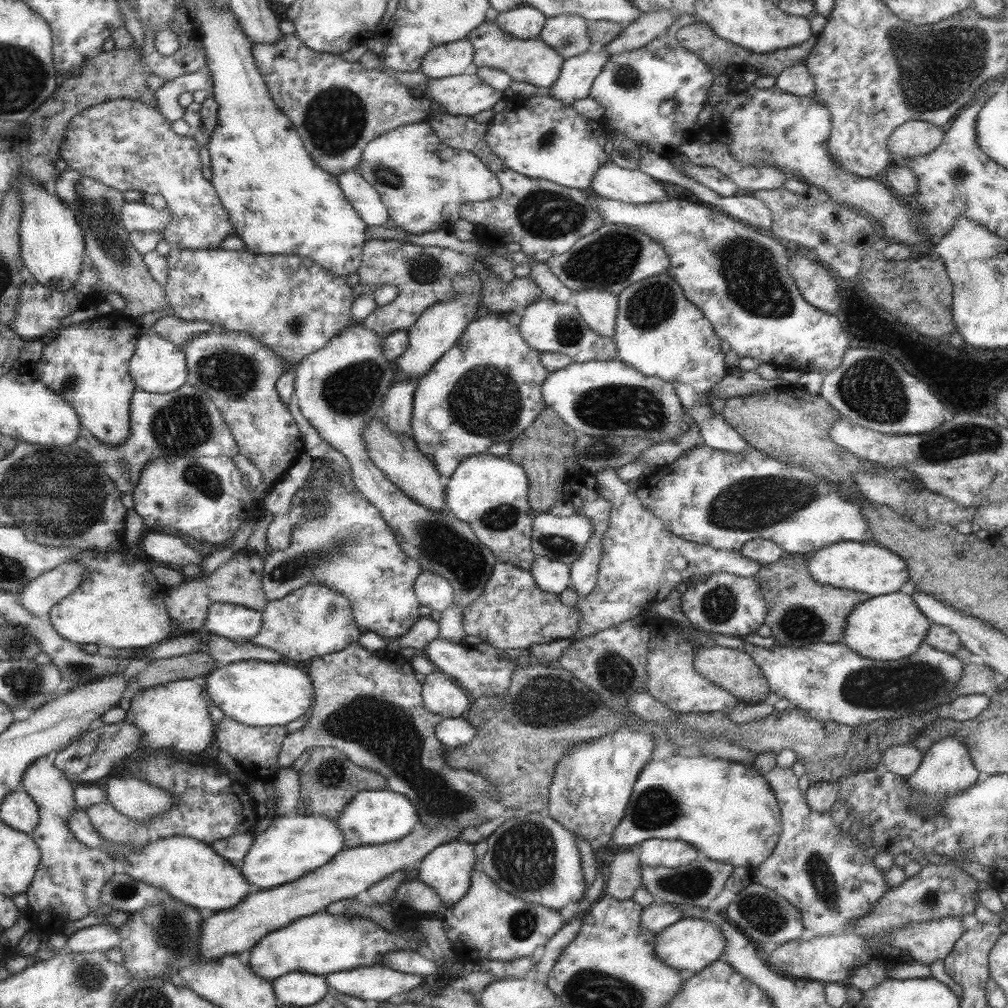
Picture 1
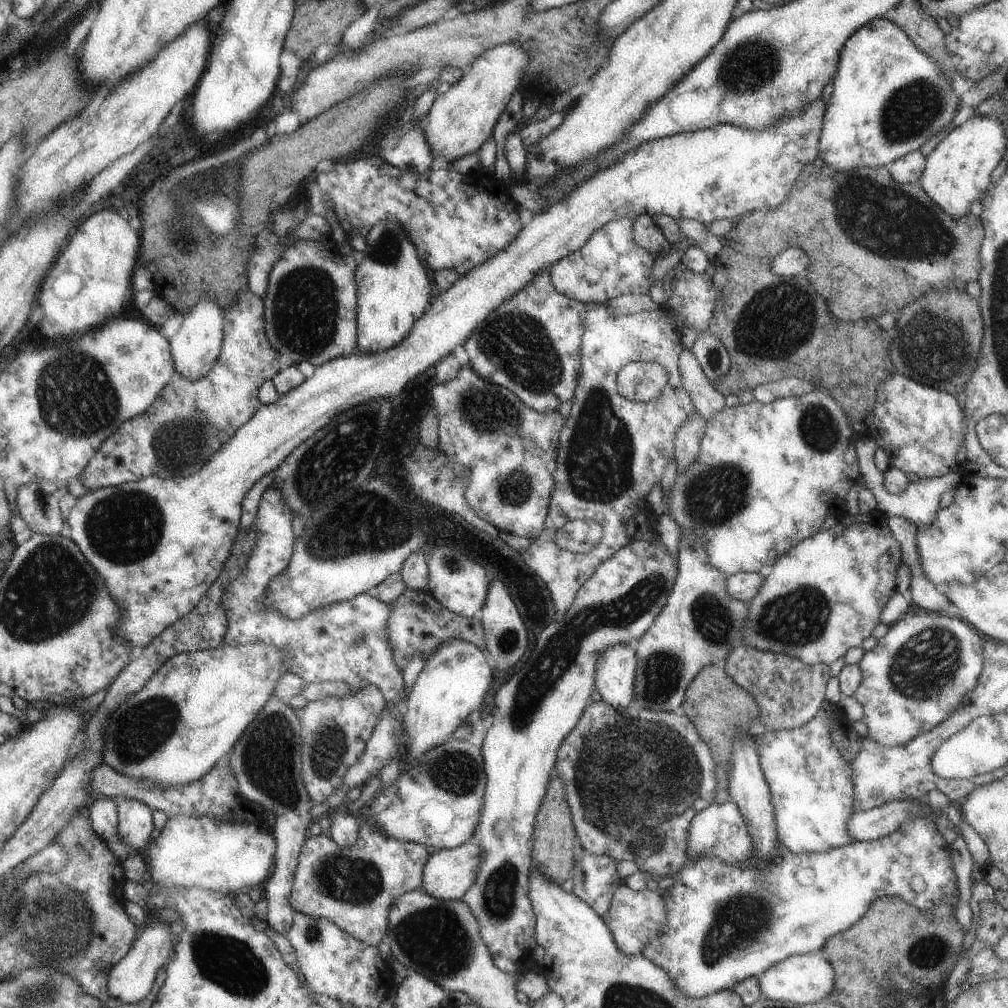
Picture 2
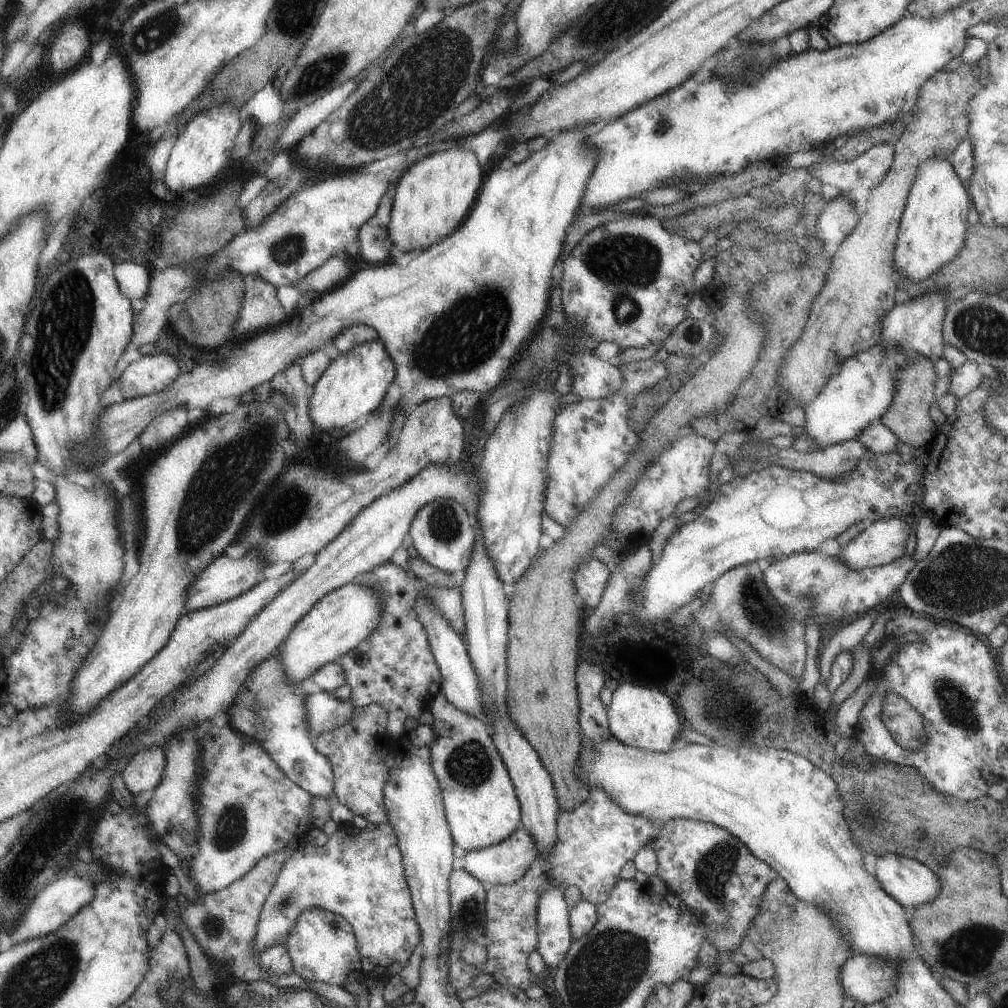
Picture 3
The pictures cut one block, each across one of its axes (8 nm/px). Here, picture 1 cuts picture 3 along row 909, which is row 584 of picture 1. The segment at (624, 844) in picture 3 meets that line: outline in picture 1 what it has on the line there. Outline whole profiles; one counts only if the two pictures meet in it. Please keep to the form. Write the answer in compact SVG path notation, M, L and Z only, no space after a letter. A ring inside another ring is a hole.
M497 562L493 566L493 572L491 572L481 596L463 610L465 636L477 636L479 640L483 640L483 646L493 646L497 650L527 650L533 644L559 642L561 638L573 640L577 636L579 626L581 626L581 610L577 604L565 606L559 596L547 594L541 588L537 588L529 570L521 570L521 568L505 564L505 562Z

